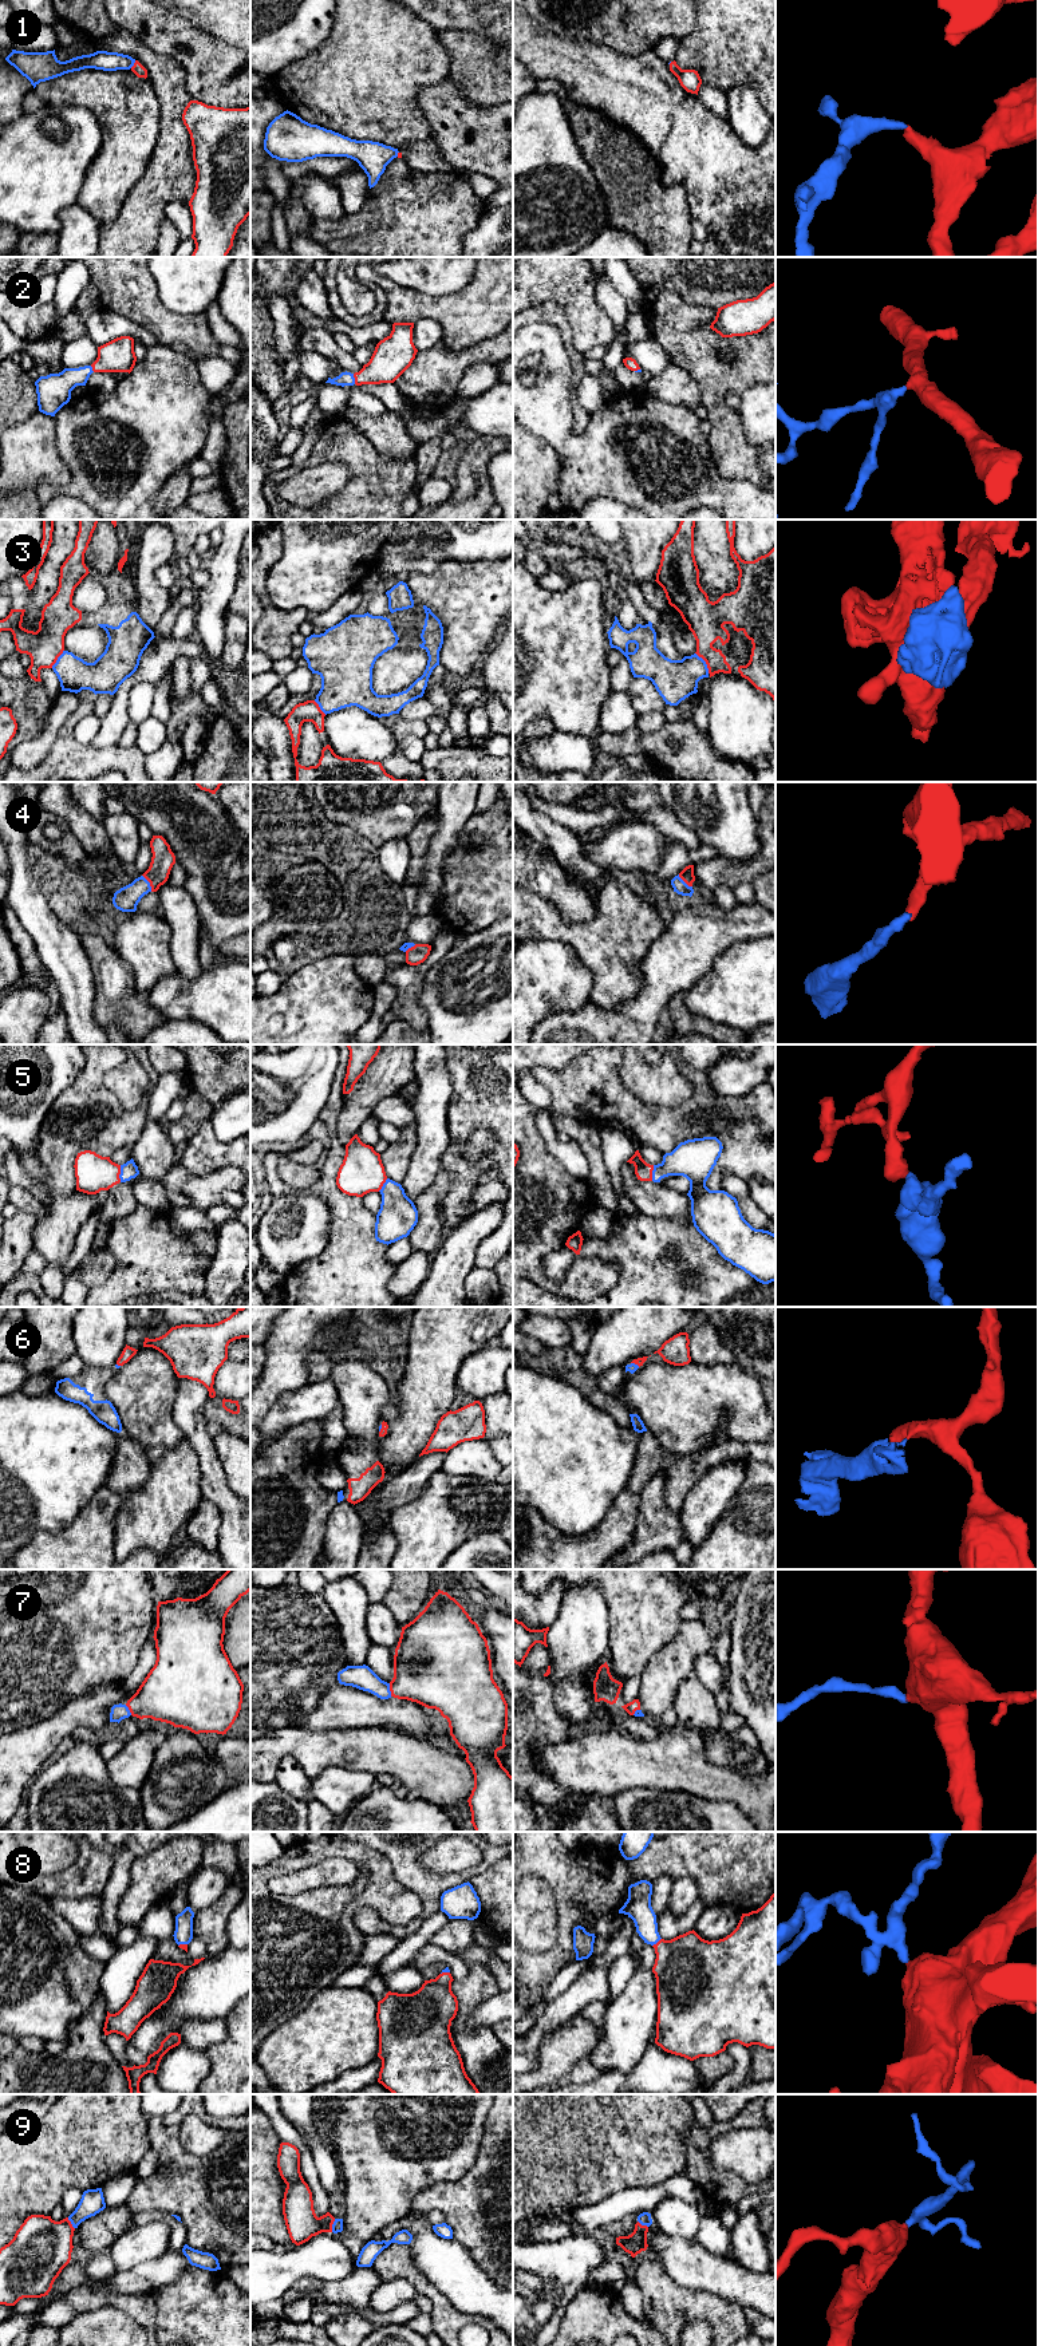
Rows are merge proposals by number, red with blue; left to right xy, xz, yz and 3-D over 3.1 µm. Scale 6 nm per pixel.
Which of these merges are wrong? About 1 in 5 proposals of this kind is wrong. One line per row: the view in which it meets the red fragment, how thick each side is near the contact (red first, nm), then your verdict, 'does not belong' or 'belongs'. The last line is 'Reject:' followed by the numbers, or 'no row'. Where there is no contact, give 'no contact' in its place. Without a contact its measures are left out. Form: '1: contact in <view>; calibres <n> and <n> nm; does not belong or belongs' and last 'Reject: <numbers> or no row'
1: contact in xy; calibres 70 and 120 nm; belongs
2: contact in xz; calibres 220 and 80 nm; belongs
3: contact in yz; calibres 220 and 240 nm; belongs
4: contact in xy; calibres 140 and 150 nm; belongs
5: contact in xy; calibres 220 and 100 nm; belongs
6: contact in yz; calibres 50 and 60 nm; belongs
7: contact in xz; calibres 400 and 140 nm; belongs
8: contact in yz; calibres 420 and 160 nm; belongs
9: contact in xz; calibres 190 and 60 nm; belongs
Reject: no row

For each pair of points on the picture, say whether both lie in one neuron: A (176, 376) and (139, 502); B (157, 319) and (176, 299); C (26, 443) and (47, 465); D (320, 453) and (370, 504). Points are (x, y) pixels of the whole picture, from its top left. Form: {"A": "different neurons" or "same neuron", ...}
{"A": "same neuron", "B": "different neurons", "C": "same neuron", "D": "same neuron"}

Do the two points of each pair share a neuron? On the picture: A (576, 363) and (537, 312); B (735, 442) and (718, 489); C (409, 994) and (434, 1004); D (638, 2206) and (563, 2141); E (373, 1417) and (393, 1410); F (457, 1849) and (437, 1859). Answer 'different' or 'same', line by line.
A: same
B: different
C: different
D: different
E: different
F: same

